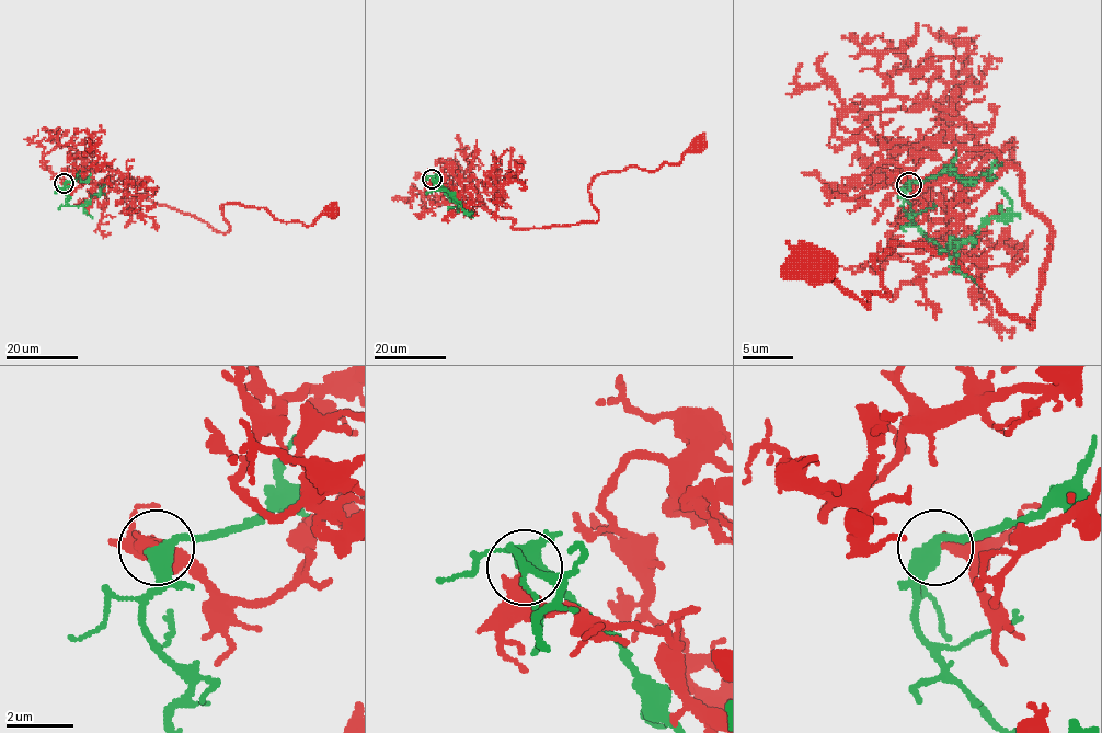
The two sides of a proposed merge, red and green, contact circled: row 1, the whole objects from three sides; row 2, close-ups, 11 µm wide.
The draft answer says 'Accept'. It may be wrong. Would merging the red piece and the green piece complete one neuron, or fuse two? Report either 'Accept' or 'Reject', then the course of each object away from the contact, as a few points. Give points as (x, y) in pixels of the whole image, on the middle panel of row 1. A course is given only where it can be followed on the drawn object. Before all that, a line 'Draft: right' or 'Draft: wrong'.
Draft: wrong
Reject. Course of red: (432, 178), (512, 218), (518, 229), (574, 225), (598, 219), (588, 193), (598, 173), (657, 170), (701, 146). Course of green: (432, 178), (437, 190), (450, 193), (469, 215), (471, 210)

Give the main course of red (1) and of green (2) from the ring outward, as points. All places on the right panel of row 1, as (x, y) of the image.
1: (908, 185), (1020, 172), (1053, 233), (1032, 328), (923, 245), (875, 256), (887, 294), (868, 305), (817, 264)
2: (908, 185), (903, 210), (939, 249), (961, 245), (991, 218), (1001, 218), (1012, 208), (999, 187)

